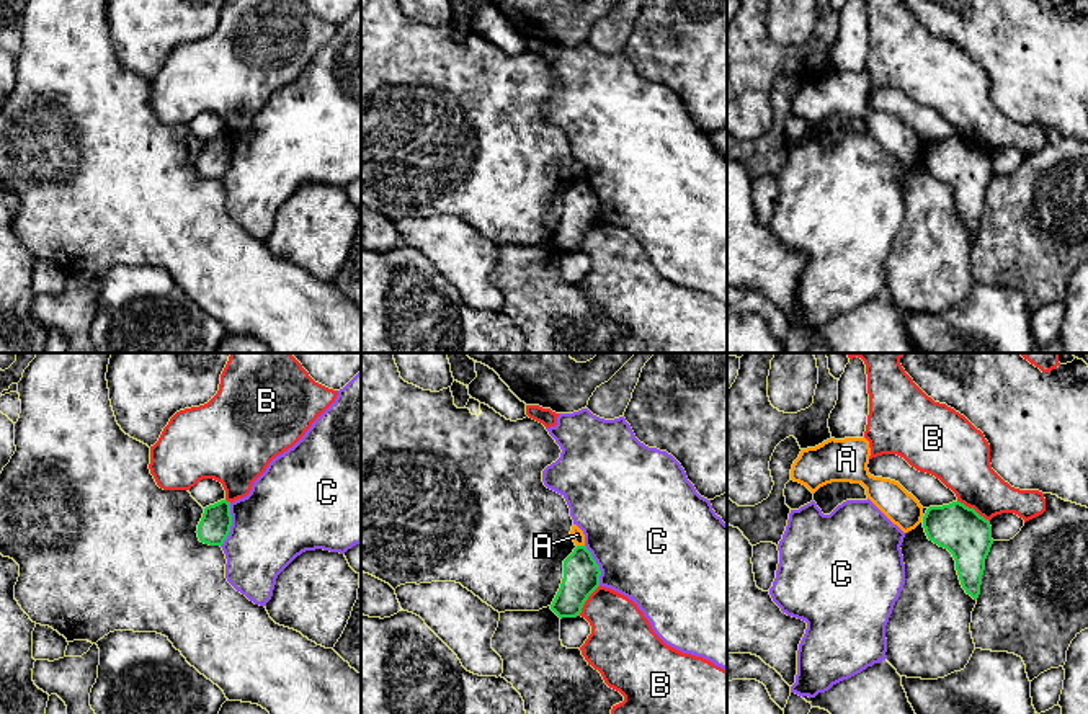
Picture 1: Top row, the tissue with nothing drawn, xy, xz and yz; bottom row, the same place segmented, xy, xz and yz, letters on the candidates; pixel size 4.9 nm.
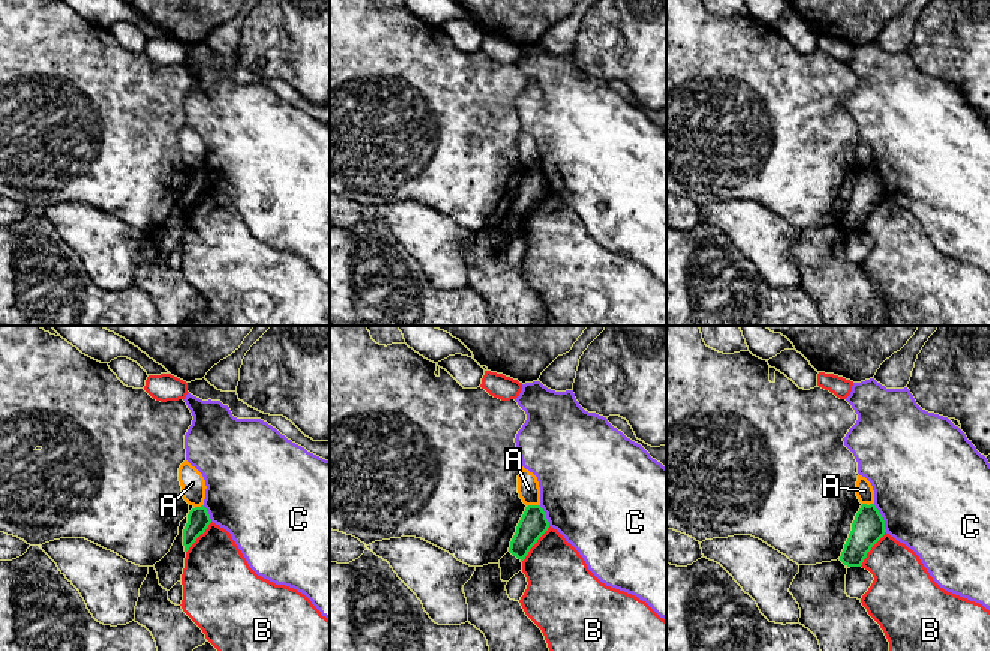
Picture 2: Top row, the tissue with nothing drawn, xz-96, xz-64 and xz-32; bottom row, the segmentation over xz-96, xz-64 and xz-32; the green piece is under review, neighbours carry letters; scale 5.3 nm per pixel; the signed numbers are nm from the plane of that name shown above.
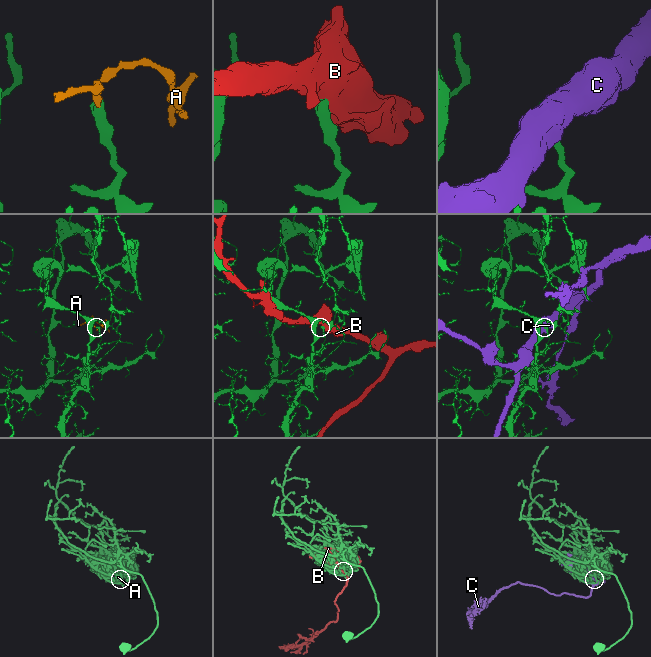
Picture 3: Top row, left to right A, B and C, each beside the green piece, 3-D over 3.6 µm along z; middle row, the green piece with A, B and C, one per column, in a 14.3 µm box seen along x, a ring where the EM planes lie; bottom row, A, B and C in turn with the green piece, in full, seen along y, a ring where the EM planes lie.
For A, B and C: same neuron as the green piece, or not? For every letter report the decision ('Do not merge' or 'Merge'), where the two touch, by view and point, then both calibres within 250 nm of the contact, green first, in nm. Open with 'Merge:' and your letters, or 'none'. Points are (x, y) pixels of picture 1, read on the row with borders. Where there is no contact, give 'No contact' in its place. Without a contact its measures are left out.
Merge: none
A: Do not merge. Touches green at xz (580, 546). Thickness 180 nm (green) against 60 nm
B: Do not merge. Touches green at yz (972, 508). Thickness 240 nm (green) against 280 nm
C: Do not merge. Touches green at xy (231, 525). Thickness 160 nm (green) against 400 nm

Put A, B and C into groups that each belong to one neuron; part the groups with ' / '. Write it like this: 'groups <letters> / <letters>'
groups A / B / C

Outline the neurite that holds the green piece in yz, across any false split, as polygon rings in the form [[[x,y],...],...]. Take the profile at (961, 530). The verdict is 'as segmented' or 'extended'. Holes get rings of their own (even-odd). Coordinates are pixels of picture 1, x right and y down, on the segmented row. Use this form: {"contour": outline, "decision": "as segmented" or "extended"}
{"contour": [[[961,502],[930,506],[923,516],[930,541],[948,549],[962,588],[974,600],[980,595],[985,559],[993,544],[990,521]]], "decision": "as segmented"}

